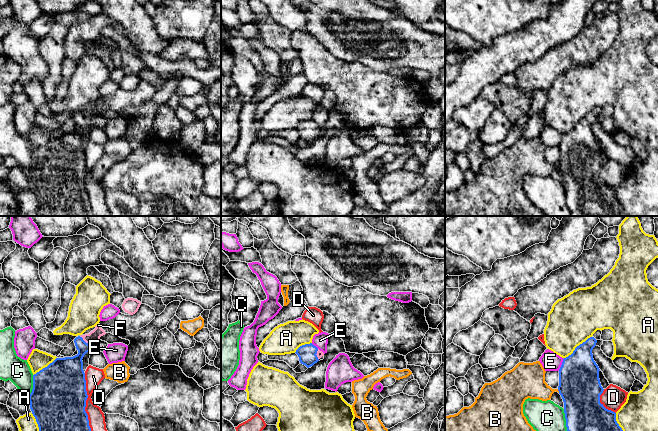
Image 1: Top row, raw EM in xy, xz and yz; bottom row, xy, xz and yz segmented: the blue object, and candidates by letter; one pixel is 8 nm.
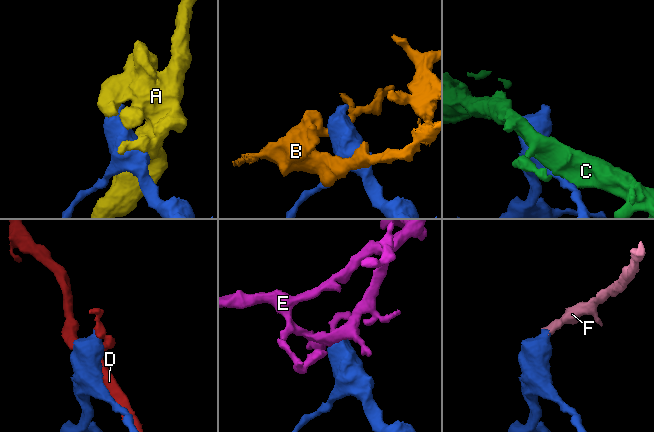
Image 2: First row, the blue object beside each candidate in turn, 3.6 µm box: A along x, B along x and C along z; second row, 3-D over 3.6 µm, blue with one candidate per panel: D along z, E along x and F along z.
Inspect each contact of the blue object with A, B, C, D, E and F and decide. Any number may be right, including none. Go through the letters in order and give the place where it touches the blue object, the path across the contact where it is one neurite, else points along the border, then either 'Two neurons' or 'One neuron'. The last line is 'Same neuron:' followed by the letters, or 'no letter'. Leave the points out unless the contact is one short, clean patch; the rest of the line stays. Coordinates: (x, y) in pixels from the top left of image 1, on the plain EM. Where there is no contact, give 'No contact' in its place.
A: Touches blue at yz (577, 122). Two neurons
B: Touches blue at yz (558, 166). Two neurons
C: Touches blue at yz (566, 200). Two neurons
D: Touches blue at xy (85, 182). Two neurons
E: Touches blue at yz (562, 140). Two neurons
F: Touches blue at xy (84, 117). Path across: xy (69, 144), (80, 131), (84, 117), (93, 112). One neuron
Same neuron: F

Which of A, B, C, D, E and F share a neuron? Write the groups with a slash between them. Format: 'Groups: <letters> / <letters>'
Groups: A / B / C / D / E / F

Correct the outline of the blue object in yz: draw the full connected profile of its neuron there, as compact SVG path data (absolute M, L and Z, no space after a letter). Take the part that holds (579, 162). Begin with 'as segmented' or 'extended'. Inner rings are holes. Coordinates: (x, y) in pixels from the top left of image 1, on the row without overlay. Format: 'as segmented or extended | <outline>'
as segmented | M588 114L563 135L559 145L558 167L564 178L566 203L571 216L628 216L616 197L616 189L600 179L604 165L599 155L599 143L593 135L592 126L597 116Z

